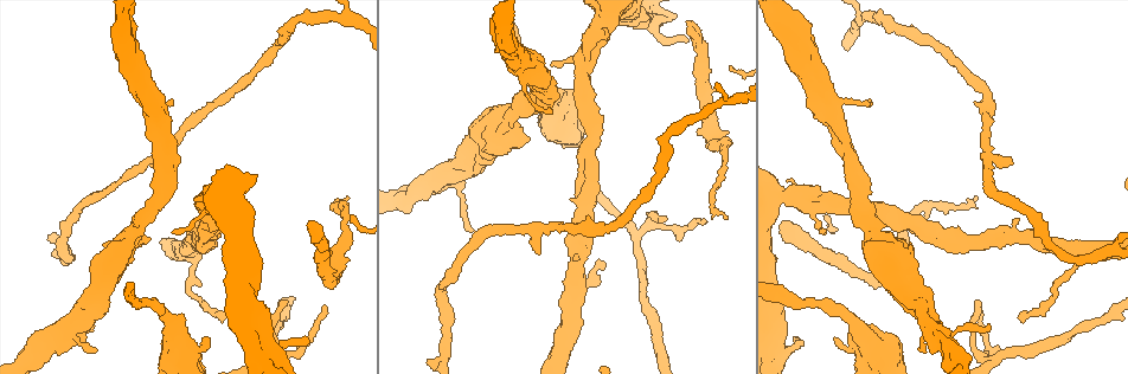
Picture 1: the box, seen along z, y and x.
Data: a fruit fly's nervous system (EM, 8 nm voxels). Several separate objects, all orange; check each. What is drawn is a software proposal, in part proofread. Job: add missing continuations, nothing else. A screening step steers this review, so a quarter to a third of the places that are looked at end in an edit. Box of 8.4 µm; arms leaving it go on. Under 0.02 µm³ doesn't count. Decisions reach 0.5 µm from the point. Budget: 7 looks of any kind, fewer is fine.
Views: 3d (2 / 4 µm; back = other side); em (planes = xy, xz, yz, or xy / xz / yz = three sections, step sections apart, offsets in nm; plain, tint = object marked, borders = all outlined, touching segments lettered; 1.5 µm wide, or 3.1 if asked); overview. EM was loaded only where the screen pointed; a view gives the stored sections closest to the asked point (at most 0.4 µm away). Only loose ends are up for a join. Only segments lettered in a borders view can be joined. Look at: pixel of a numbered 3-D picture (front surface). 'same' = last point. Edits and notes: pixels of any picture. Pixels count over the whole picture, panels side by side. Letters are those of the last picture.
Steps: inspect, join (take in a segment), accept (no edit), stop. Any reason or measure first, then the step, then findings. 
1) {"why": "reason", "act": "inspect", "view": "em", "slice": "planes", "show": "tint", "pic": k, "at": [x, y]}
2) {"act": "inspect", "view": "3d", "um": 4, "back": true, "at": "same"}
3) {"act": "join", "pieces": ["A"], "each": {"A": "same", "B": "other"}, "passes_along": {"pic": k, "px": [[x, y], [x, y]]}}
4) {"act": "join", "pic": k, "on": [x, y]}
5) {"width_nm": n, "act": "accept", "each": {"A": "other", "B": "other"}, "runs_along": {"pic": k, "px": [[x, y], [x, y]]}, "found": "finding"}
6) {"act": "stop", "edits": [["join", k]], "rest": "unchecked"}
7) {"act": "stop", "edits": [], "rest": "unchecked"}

{"why": "free end", "act": "inspect", "view": "3d", "um": 4, "pic": 1, "at": [833, 337]}

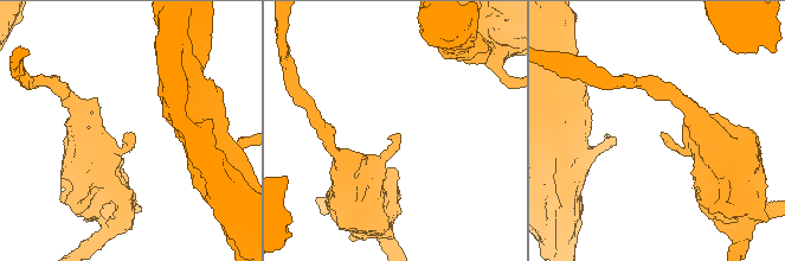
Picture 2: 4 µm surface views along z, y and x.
{"act": "inspect", "view": "em", "slice": "planes", "show": "borders", "pic": 2, "at": [130, 134]}

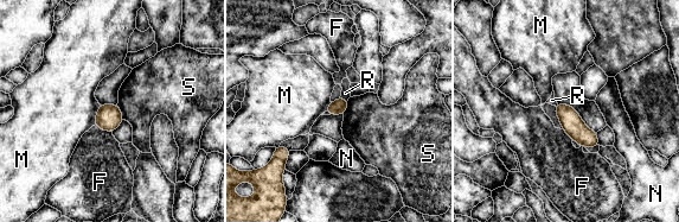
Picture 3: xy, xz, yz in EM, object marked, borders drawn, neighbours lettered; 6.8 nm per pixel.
{"longest_contact_nm": ["M", 150], "act": "accept", "each": {"F": "other", "M": "other", "N": "other", "R": "other", "S": "other"}, "border": {"pic": 3, "px": [[116, 105], [123, 119]]}, "found": "no lettered segment goes on from it"}

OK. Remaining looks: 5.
{"act": "inspect", "view": "3d", "um": 4, "pic": 1, "at": [782, 221]}

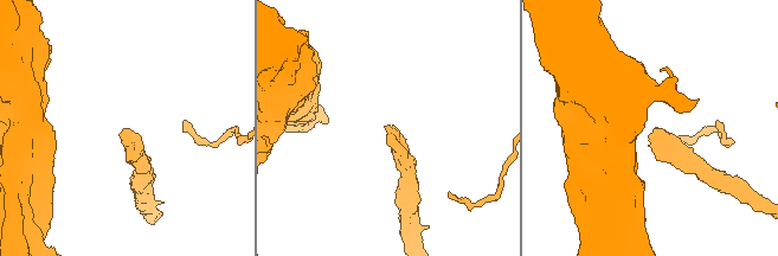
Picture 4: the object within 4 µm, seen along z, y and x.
{"why": "shape alone is not enough", "act": "inspect", "view": "em", "slice": "xy", "step": 8, "show": "borders", "pic": 4, "at": [124, 129]}

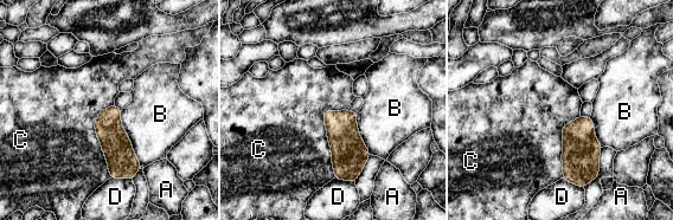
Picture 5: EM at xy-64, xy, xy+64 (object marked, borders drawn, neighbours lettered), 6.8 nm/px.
{"act": "inspect", "view": "em", "slice": "yz", "step": 8, "show": "borders", "at": "same"}

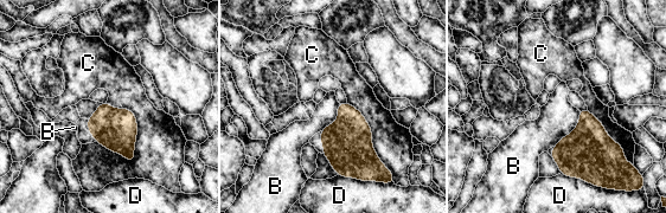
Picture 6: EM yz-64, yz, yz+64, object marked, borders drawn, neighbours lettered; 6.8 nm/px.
{"width_nm": 180, "act": "accept", "each": {"B": "other", "C": "other", "D": "other"}, "border": {"pic": 6, "px": [[578, 110], [578, 124], [554, 147]]}, "found": "no lettered segment goes on from it"}

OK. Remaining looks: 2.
{"why": "branch stops here", "act": "inspect", "view": "em", "slice": "planes", "show": "borders", "pic": 1, "at": [685, 41]}

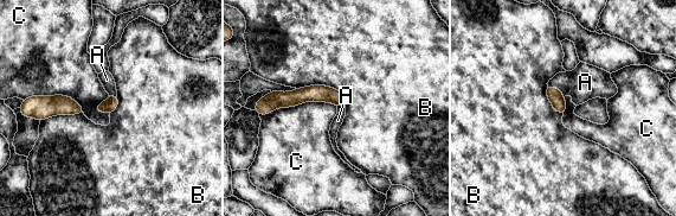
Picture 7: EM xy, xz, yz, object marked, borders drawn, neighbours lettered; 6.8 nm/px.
{"act": "join", "pieces": ["A"], "each": {"A": "same", "B": "other", "C": "other"}, "passes_along": {"pic": 7, "px": [[554, 95], [557, 88], [585, 82]]}, "found": "it goes on there"}

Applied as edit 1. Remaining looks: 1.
{"act": "stop", "edits": [["join", 7]], "rest": "unchecked"}

